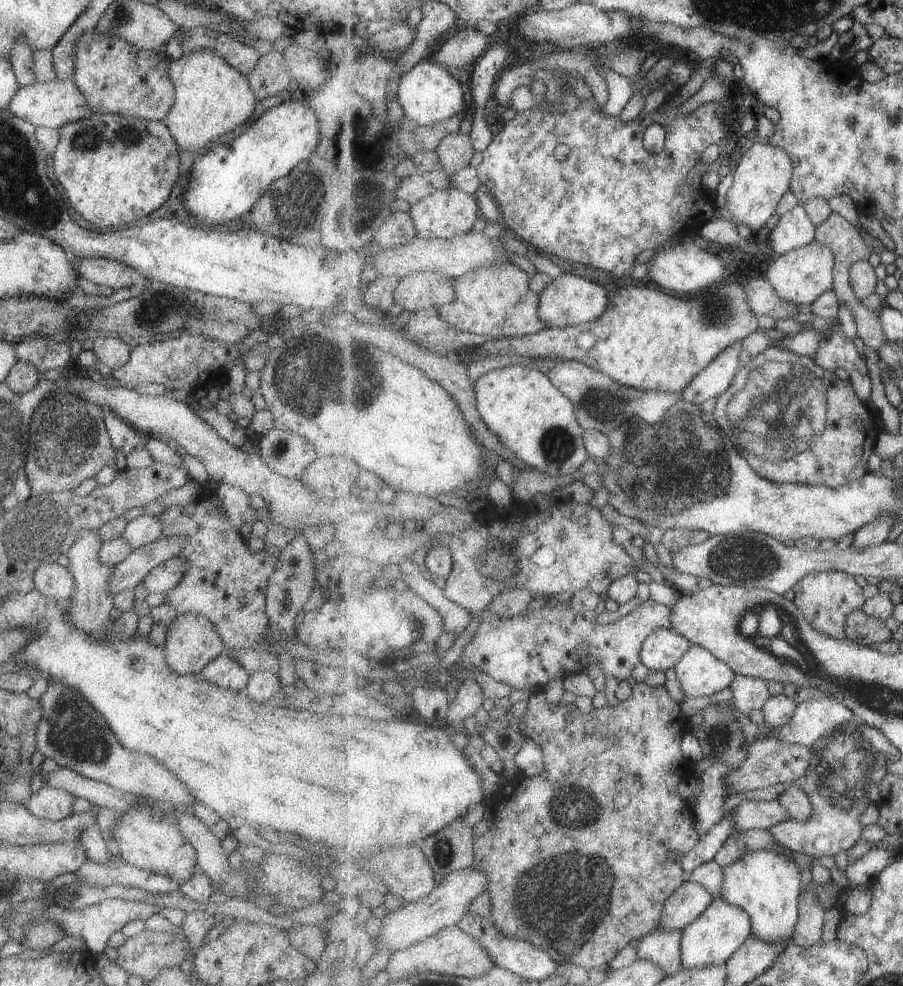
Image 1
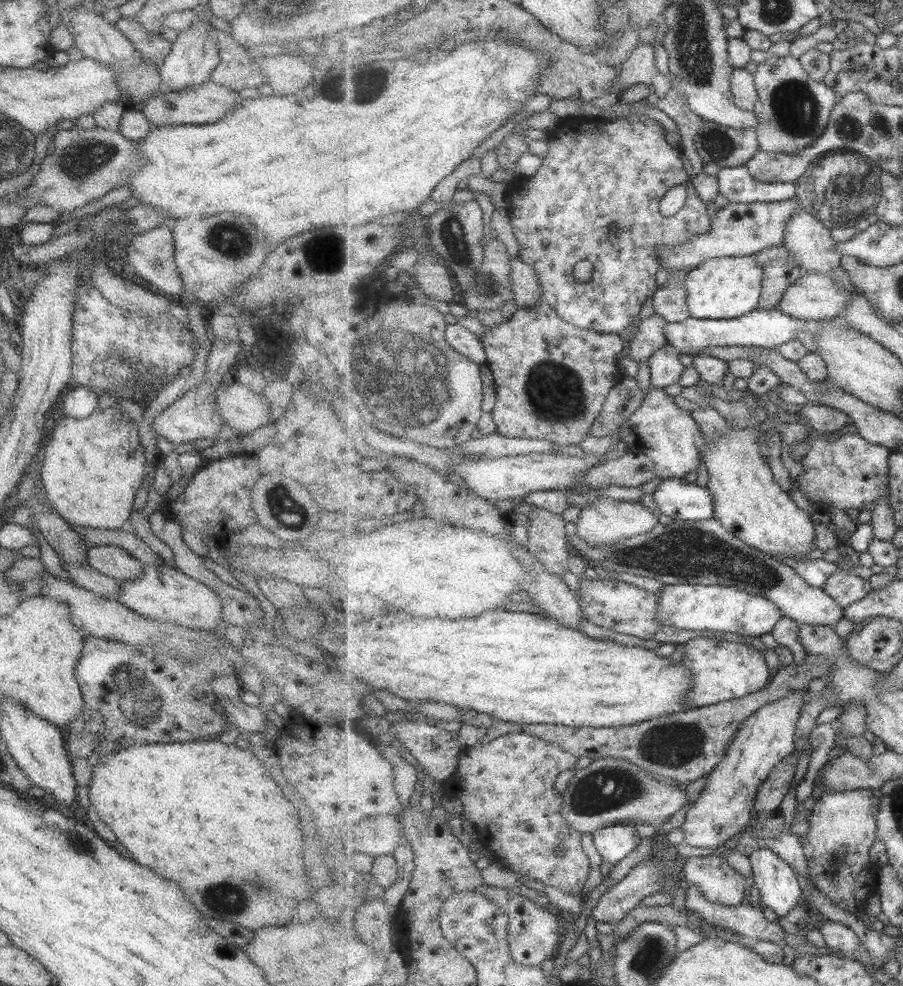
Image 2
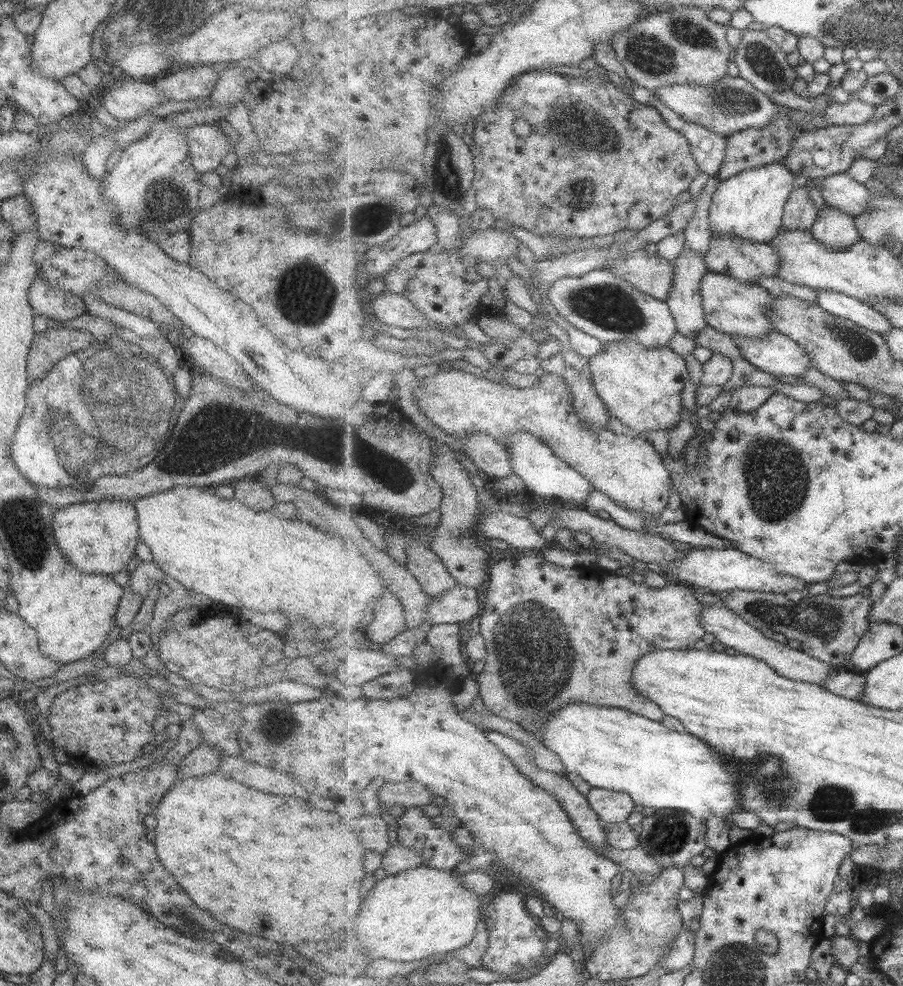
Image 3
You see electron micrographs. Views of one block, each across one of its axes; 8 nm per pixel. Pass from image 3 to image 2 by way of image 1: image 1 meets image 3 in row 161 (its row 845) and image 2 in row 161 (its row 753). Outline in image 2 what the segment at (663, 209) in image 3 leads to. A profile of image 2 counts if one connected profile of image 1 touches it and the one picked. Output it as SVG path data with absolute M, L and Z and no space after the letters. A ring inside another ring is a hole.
M632 115L609 122L575 122L574 119L563 121L556 129L552 129L551 137L547 141L548 152L537 174L529 177L528 180L523 180L517 186L519 197L511 198L512 206L510 207L509 217L513 234L519 242L520 251L518 258L529 264L539 274L541 288L543 288L542 301L551 305L559 313L559 316L575 326L589 330L593 329L600 333L624 334L624 331L630 328L633 319L639 318L645 302L649 298L653 298L660 287L663 278L659 257L661 256L661 246L681 246L683 242L693 240L693 236L699 236L699 234L705 234L705 232L711 230L712 218L709 216L707 203L703 202L699 193L697 193L697 189L695 189L695 185L691 182L689 172L685 170L680 147L671 146L665 140L665 133L666 130L663 129L663 126L657 120L647 116ZM679 185L685 185L689 189L687 202L675 216L664 217L660 211L660 202L671 188ZM613 227L618 227L620 234L611 234ZM583 260L589 261L595 270L587 282L578 282L573 276L573 270L575 270L575 264Z

